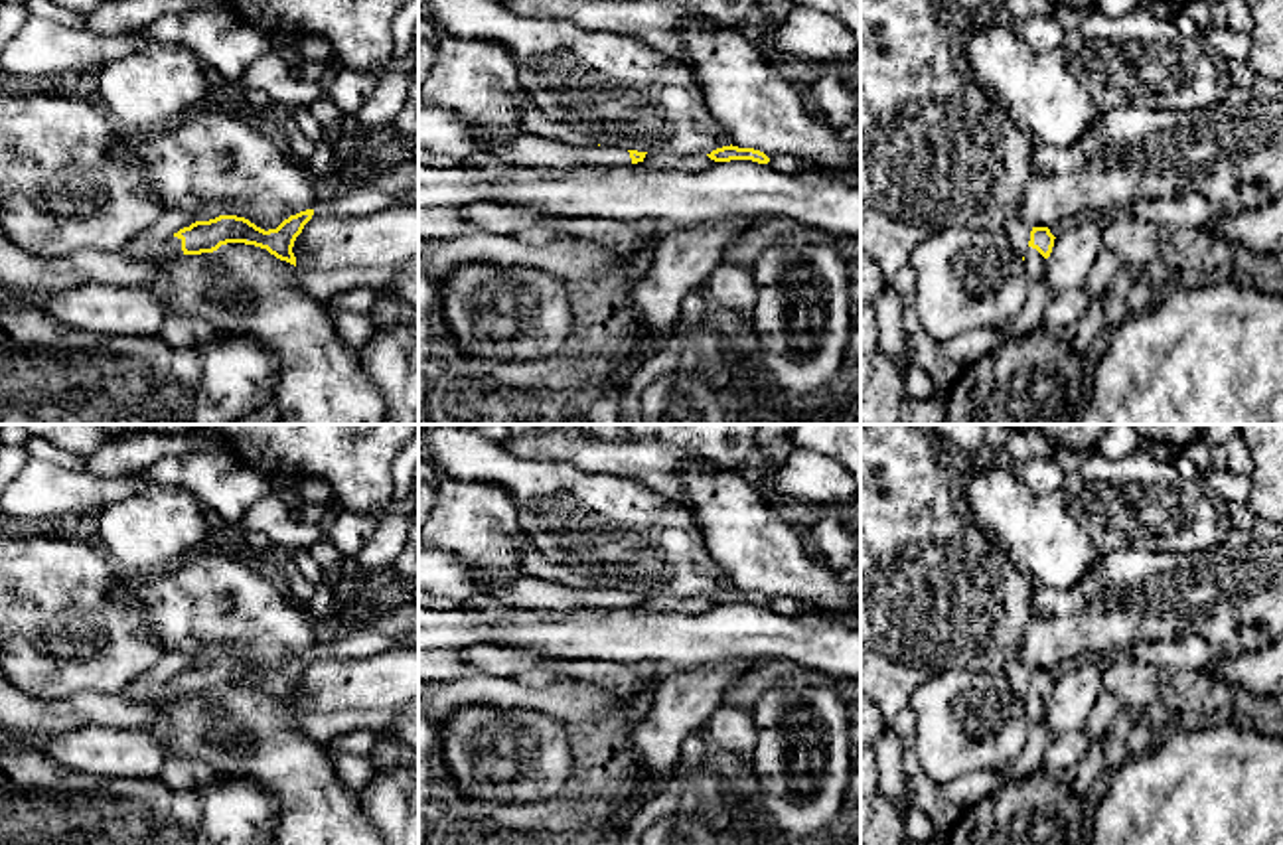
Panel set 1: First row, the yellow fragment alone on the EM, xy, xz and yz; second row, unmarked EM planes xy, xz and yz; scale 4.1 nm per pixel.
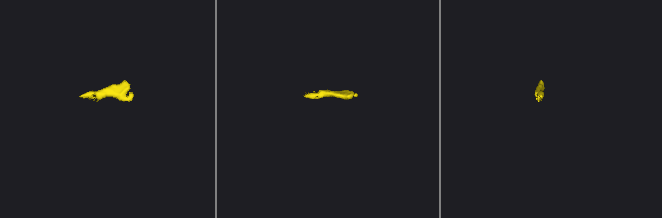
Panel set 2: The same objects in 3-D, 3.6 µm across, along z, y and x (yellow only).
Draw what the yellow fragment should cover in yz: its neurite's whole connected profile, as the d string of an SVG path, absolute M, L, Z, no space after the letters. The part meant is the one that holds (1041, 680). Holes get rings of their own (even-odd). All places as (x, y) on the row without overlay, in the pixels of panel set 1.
M1032 669L1028 691L1024 695L1024 717L1026 723L1044 723L1046 717L1046 701L1054 689L1054 677L1048 669Z

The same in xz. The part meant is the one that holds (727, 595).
M722 588L722 590L717 590L713 592L711 596L707 596L711 602L715 604L730 604L730 602L752 602L752 604L758 604L758 606L768 606L770 600L760 594L760 592L754 592L754 590L738 590L738 588Z

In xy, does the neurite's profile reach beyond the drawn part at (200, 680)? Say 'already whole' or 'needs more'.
needs more

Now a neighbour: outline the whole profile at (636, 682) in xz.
M557 659L547 669L578 681L602 683L620 693L630 707L642 707L649 701L661 681L661 665L655 661Z

